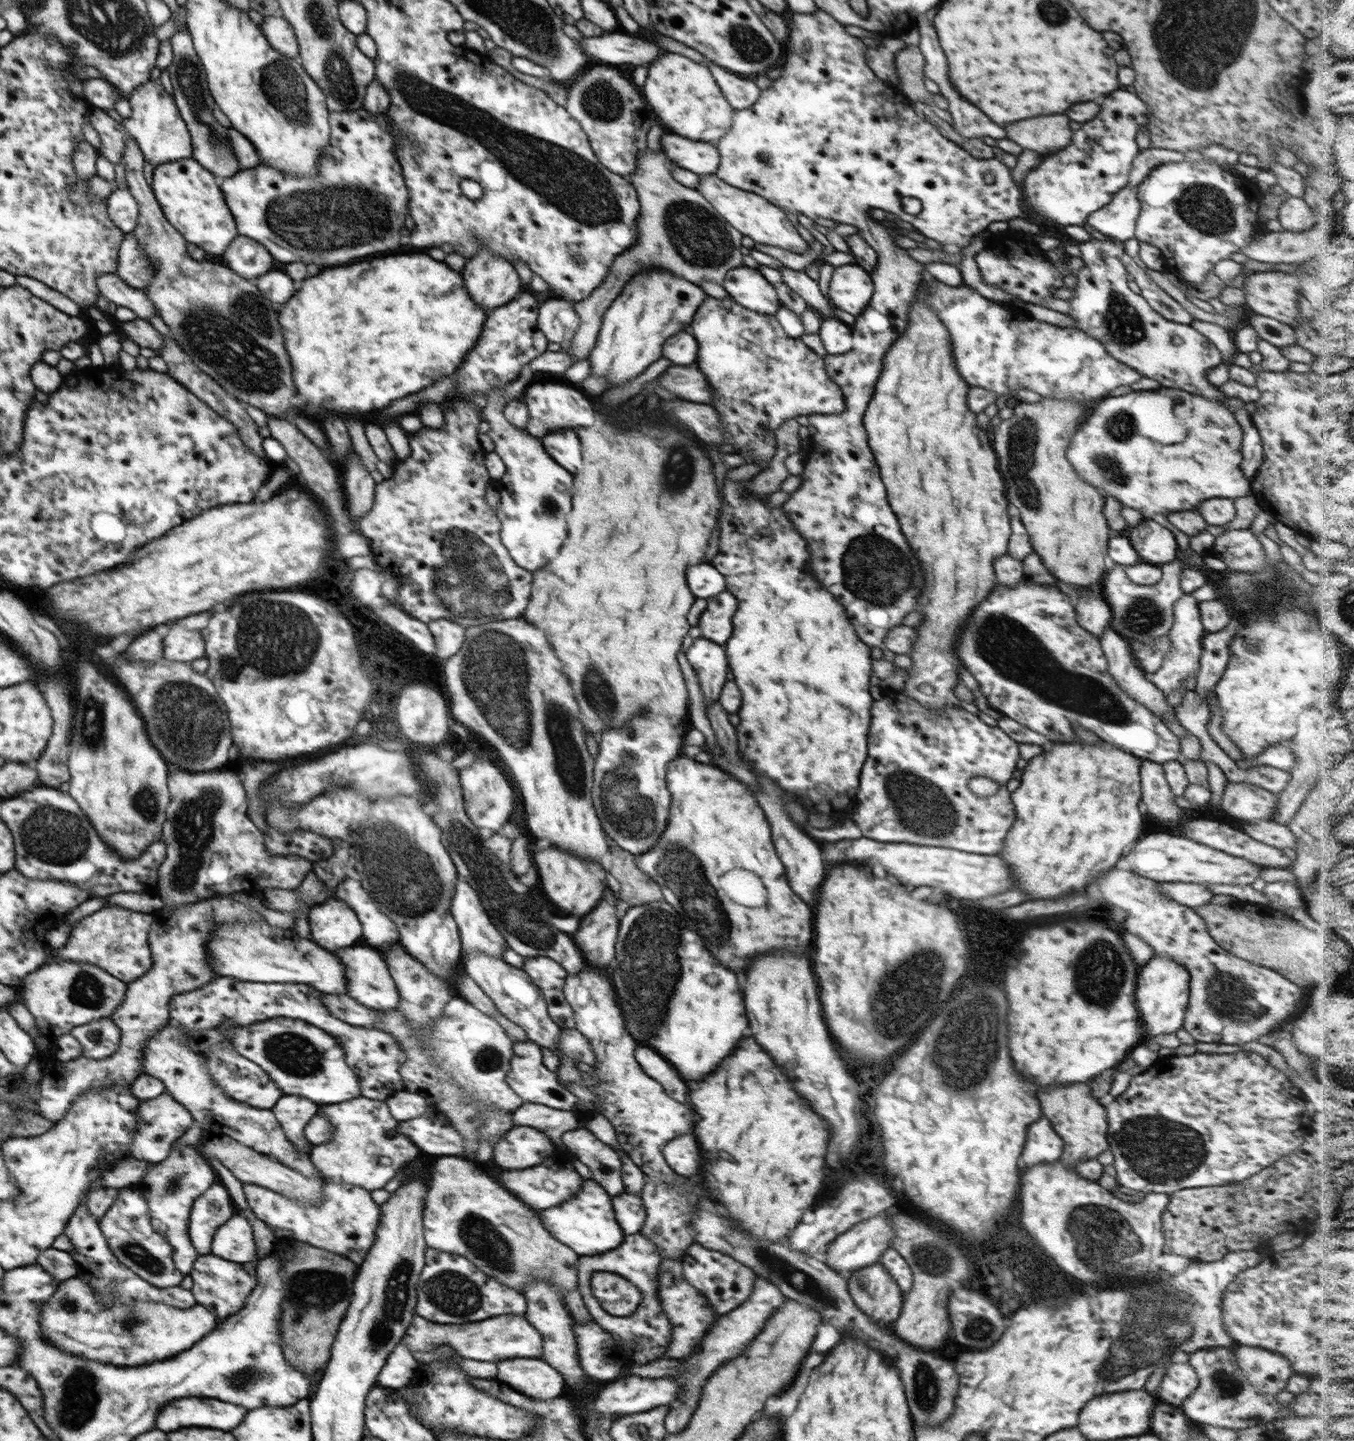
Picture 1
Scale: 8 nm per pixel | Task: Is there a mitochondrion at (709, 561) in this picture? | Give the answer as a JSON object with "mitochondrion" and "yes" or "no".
{"mitochondrion":"no"}

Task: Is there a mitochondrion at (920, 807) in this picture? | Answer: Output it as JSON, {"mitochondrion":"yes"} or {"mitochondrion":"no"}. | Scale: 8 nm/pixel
{"mitochondrion":"yes"}

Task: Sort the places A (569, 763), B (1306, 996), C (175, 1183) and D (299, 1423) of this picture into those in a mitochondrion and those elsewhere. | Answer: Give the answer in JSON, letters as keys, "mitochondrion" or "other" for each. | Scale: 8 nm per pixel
{"A":"mitochondrion","B":"other","C":"mitochondrion","D":"other"}

